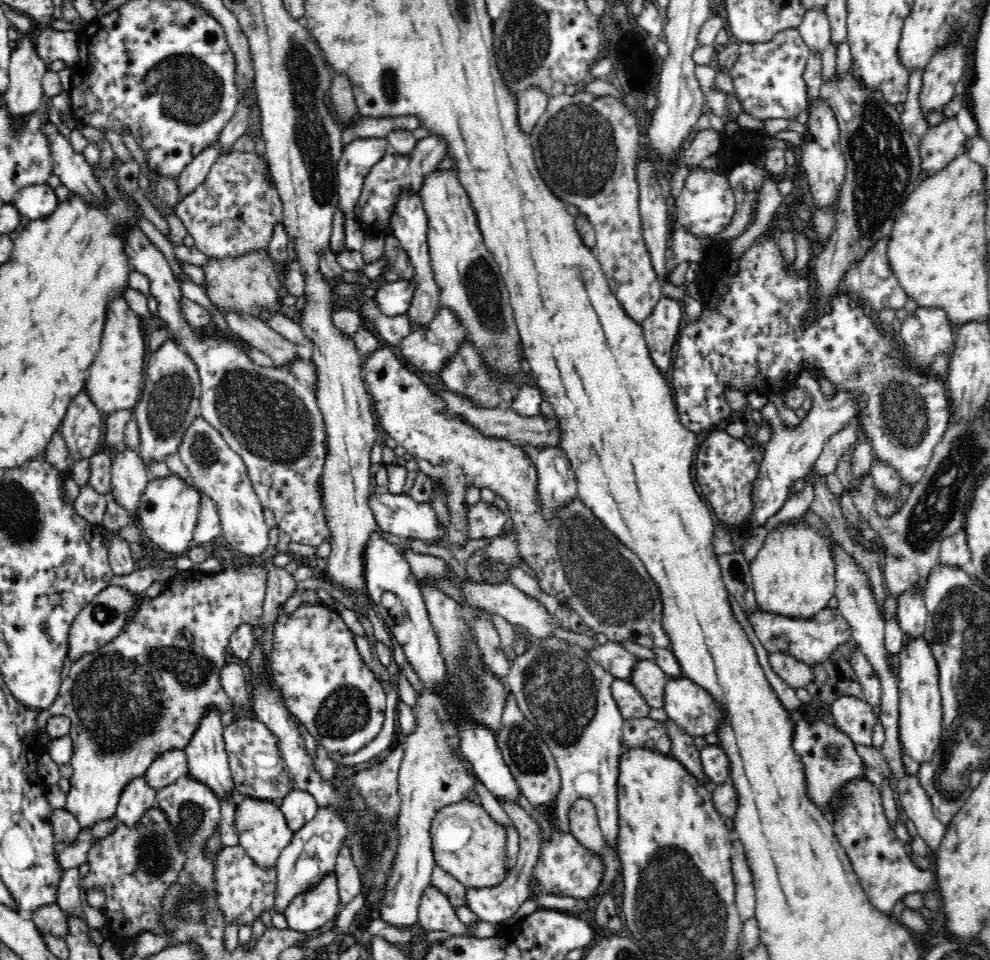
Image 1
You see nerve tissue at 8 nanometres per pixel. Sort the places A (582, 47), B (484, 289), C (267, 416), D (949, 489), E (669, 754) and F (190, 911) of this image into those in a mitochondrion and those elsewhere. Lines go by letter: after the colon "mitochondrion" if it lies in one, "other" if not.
A: other
B: mitochondrion
C: mitochondrion
D: mitochondrion
E: other
F: mitochondrion

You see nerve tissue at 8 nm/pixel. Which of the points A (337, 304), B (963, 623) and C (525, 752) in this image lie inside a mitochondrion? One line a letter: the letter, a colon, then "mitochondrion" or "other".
A: other
B: mitochondrion
C: mitochondrion

